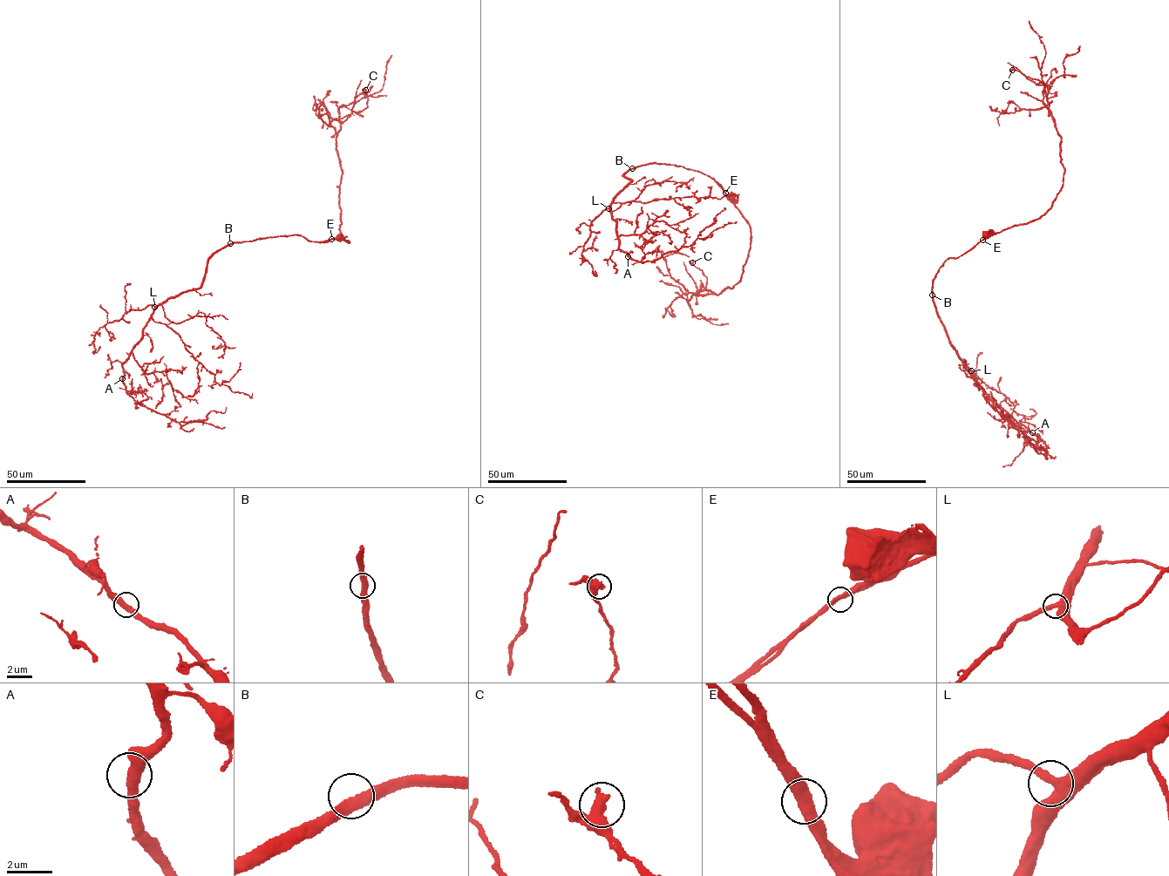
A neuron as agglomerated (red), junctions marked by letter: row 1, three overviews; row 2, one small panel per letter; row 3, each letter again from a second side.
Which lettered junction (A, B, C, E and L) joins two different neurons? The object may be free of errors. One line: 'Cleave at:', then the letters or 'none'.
Cleave at: none

